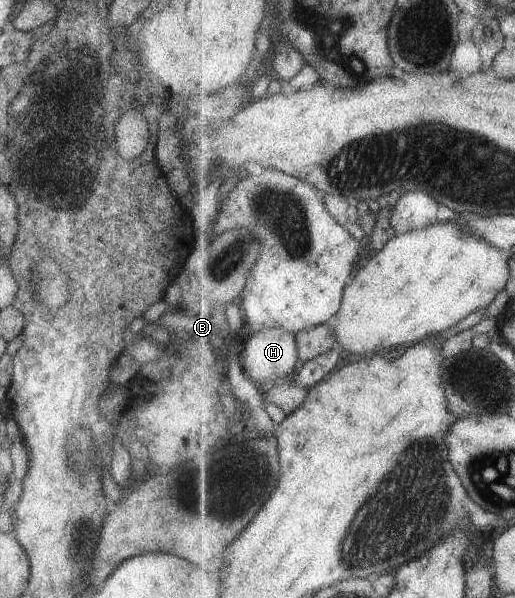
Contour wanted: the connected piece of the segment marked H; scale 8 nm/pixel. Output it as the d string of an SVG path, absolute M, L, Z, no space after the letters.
M273 328L253 333L252 337L245 347L245 375L263 383L295 371L300 359L296 334Z

